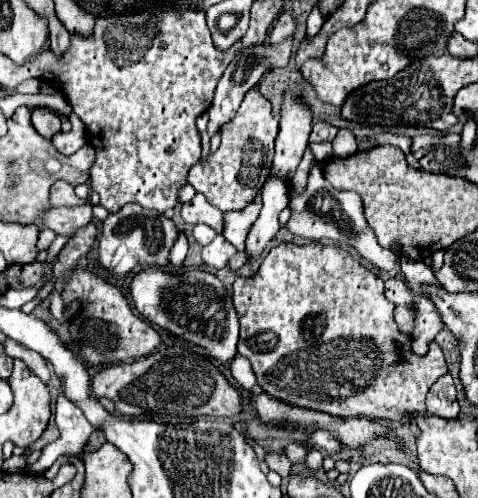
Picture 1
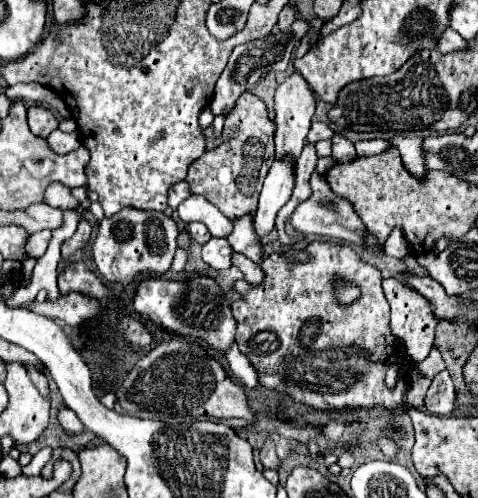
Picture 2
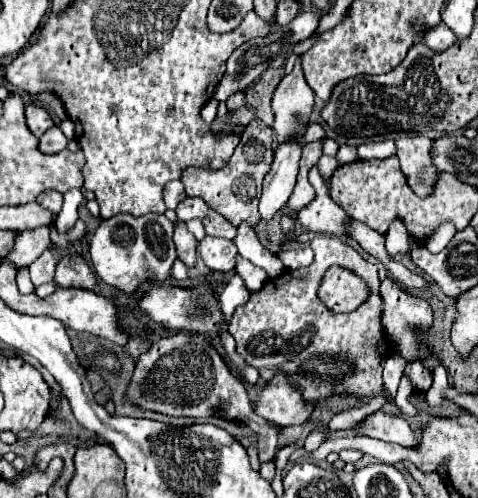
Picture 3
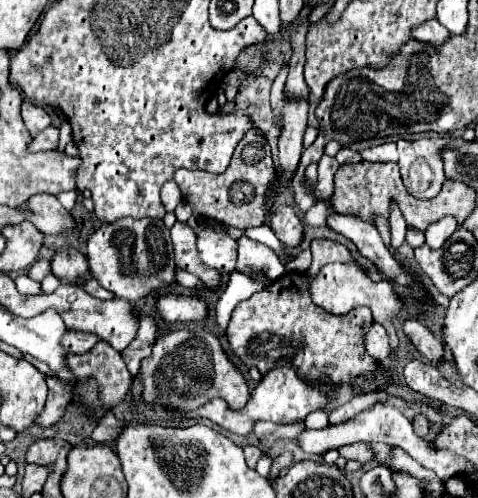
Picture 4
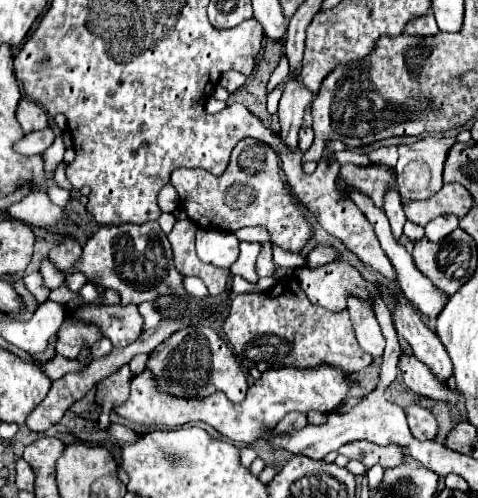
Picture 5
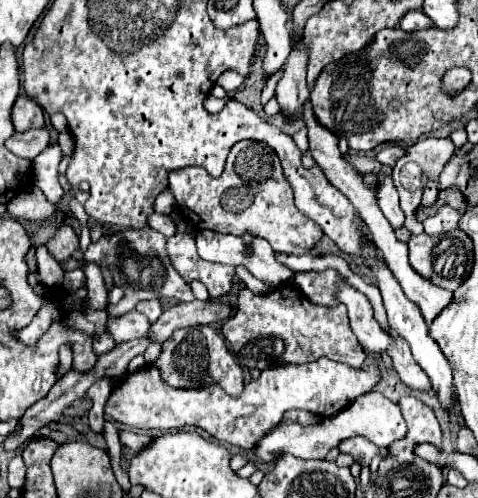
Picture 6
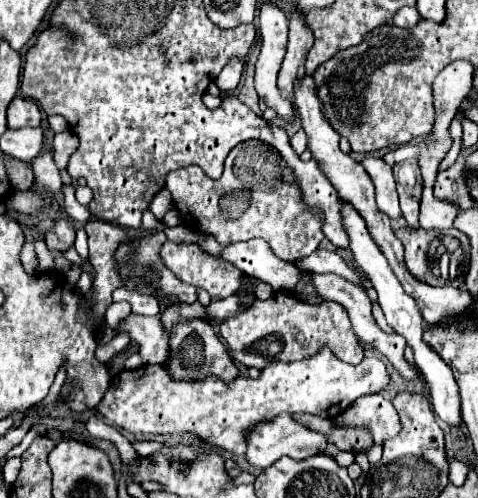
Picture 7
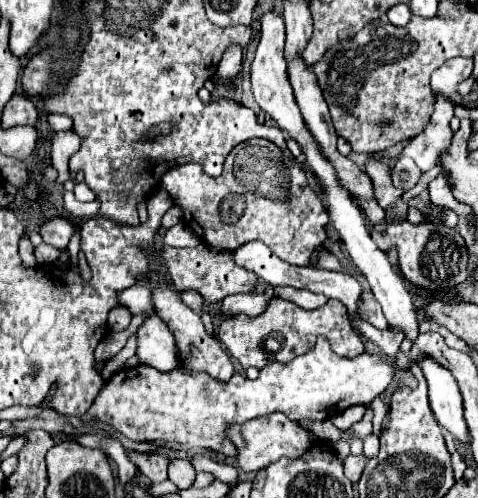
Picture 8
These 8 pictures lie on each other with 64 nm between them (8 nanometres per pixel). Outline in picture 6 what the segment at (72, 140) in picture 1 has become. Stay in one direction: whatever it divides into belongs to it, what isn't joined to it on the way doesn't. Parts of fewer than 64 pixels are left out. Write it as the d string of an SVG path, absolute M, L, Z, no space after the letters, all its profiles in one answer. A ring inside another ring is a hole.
M46 128L16 132L10 140L6 140L6 148L20 158L36 158L50 144L50 134Z

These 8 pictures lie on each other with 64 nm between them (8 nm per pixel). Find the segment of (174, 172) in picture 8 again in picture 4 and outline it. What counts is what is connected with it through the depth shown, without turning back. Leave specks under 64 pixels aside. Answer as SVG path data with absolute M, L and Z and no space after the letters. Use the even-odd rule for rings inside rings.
M256 128L256 132L248 132L234 150L232 162L222 174L200 172L200 170L178 170L174 174L176 184L180 186L184 200L194 204L196 216L200 218L216 218L234 228L254 228L262 224L270 224L280 242L288 246L298 246L302 238L302 222L292 206L266 210L266 188L274 180L276 170L270 154L270 146L266 136Z

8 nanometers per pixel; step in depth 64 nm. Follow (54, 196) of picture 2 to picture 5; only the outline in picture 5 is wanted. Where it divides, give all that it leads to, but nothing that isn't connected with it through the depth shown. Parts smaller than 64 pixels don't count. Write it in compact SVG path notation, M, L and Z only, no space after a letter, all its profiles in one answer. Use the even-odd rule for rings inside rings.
M30 192L24 200L10 206L8 212L34 228L50 228L64 220L64 208L56 206L46 192Z

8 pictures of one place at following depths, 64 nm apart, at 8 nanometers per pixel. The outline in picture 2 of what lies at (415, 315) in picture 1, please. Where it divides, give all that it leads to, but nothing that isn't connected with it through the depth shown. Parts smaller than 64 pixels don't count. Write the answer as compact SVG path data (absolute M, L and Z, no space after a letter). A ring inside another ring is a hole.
M398 278L384 280L382 288L384 288L384 296L386 296L386 300L390 302L390 308L392 308L392 320L390 320L392 332L396 336L400 336L400 340L406 344L408 356L412 360L422 362L426 358L428 350L434 344L434 334L436 334L436 326L438 326L438 320L434 316L432 304L424 296L420 296L416 290L412 290L406 284L402 284Z

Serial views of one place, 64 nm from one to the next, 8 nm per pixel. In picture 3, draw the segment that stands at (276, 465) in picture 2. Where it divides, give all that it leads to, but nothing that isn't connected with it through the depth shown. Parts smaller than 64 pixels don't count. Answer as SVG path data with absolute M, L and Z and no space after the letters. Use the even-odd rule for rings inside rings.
M178 332L154 342L152 348L138 358L124 400L132 406L162 412L168 416L212 418L220 414L226 418L244 420L246 424L250 424L250 430L258 432L260 462L264 464L276 458L278 430L254 412L244 384L232 376L222 356L210 346L208 338L202 334Z

